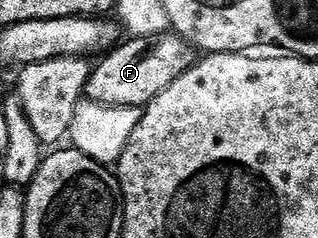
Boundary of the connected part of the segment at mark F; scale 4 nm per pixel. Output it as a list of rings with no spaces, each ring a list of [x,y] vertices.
[[[168,30],[161,36],[135,36],[128,44],[123,42],[112,48],[99,60],[103,60],[99,65],[96,63],[92,67],[85,89],[86,99],[108,104],[110,108],[143,108],[157,98],[161,90],[181,78],[181,74],[188,72],[196,59],[196,49],[182,36],[175,35],[174,31]]]

